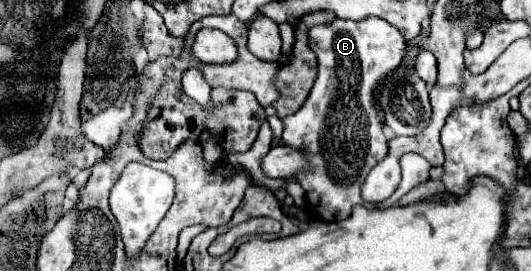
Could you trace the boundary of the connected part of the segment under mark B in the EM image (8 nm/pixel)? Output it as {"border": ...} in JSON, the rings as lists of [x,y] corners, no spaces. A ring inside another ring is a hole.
{"border":[[[367,19],[367,21],[333,21],[327,25],[317,25],[309,31],[311,49],[319,61],[317,81],[303,103],[303,107],[283,119],[283,143],[295,149],[301,149],[311,161],[311,169],[307,173],[299,173],[297,181],[307,191],[307,207],[323,221],[339,221],[351,215],[355,205],[363,205],[367,209],[377,209],[377,203],[367,203],[361,197],[361,183],[373,165],[387,155],[387,139],[383,135],[383,119],[379,115],[375,103],[377,85],[401,65],[405,39],[383,19]]]}

